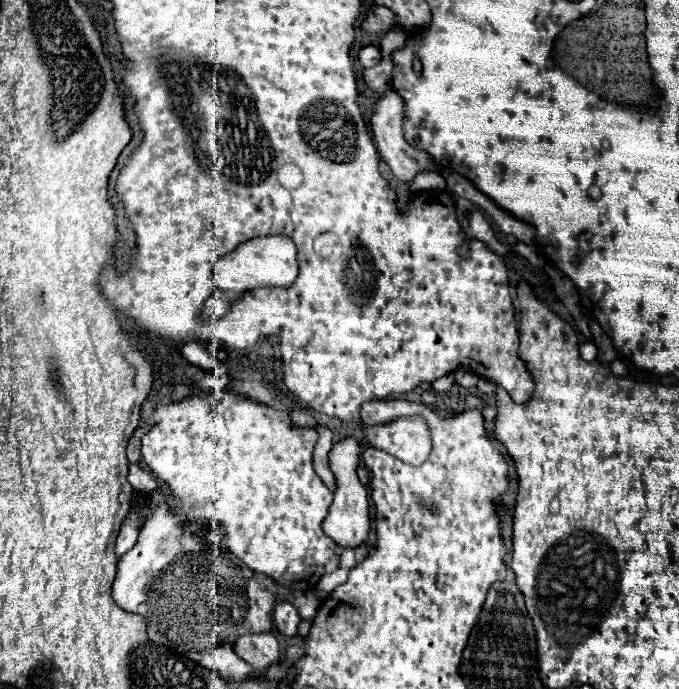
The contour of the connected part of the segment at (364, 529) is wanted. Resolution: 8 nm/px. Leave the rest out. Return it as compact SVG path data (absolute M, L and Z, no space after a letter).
M344 438L336 442L330 450L330 470L336 478L336 490L334 490L334 502L328 510L328 516L322 524L322 530L326 536L330 536L340 546L358 546L366 540L370 530L370 518L368 518L368 492L360 484L360 478L356 474L360 464L360 452L362 446L356 438Z

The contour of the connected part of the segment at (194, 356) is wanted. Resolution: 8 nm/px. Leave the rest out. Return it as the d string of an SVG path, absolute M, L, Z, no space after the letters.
M188 342L182 346L182 356L194 364L194 366L200 366L200 368L208 368L208 370L214 370L218 366L218 362L208 354L208 350L200 344L200 342Z

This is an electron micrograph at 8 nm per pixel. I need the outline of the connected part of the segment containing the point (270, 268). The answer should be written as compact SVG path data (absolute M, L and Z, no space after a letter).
M262 236L252 238L240 244L236 250L222 256L216 264L216 282L218 288L224 288L224 296L212 296L204 306L202 320L217 321L226 314L226 306L230 298L260 286L290 286L298 276L298 262L296 262L296 246L288 236Z

